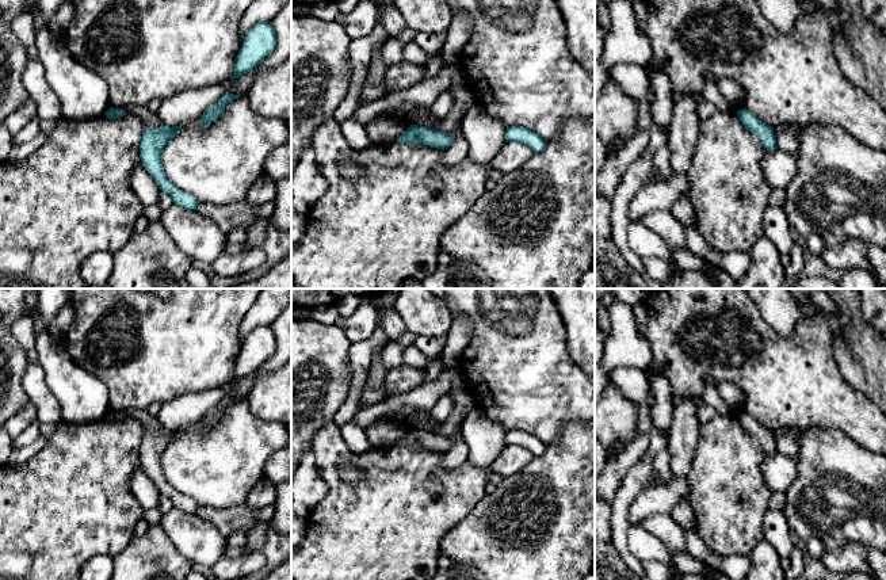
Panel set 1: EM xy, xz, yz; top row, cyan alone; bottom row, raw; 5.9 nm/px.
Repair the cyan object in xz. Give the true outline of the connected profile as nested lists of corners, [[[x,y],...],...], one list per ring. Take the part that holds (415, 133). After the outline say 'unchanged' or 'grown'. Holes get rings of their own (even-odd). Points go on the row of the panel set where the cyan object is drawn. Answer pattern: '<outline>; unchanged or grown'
[[[410,125],[406,131],[397,138],[397,142],[420,142],[431,148],[447,149],[452,144],[452,134],[438,131],[431,127]]]; unchanged

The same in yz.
[[[745,107],[738,110],[736,114],[738,119],[741,121],[741,123],[749,131],[755,133],[760,138],[761,144],[764,145],[767,150],[778,149],[776,140],[774,136],[774,127],[761,122],[755,114],[752,114]]]; unchanged

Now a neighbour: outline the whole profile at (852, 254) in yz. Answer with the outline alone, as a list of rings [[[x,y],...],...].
[[[847,239],[841,244],[832,245],[825,248],[821,257],[829,270],[851,270],[851,268],[862,268],[868,271],[879,289],[885,286],[885,281],[878,278],[867,257],[867,247],[868,244],[862,241],[860,239]]]

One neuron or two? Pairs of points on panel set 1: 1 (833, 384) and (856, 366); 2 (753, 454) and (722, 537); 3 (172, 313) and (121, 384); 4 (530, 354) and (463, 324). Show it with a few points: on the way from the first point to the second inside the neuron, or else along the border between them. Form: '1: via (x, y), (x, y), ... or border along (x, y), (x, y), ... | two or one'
1: border along (832, 347), (841, 376), (869, 396) | two
2: via (733, 474), (729, 479), (729, 516) | one
3: via (172, 331), (138, 366) | one
4: border along (466, 315), (472, 321), (472, 338), (459, 358) | two

